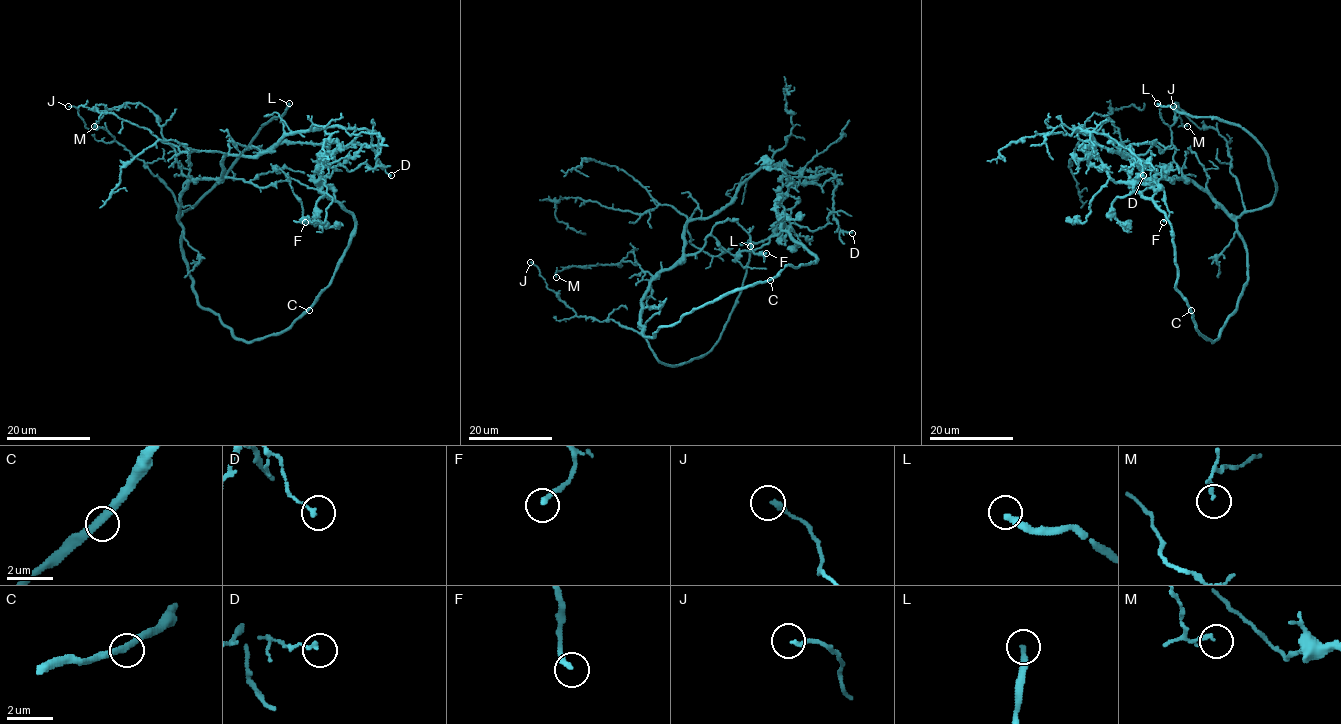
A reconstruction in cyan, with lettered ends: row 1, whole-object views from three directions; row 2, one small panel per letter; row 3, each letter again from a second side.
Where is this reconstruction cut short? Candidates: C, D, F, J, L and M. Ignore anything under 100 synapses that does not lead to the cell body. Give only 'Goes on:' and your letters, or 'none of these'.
Goes on: L

